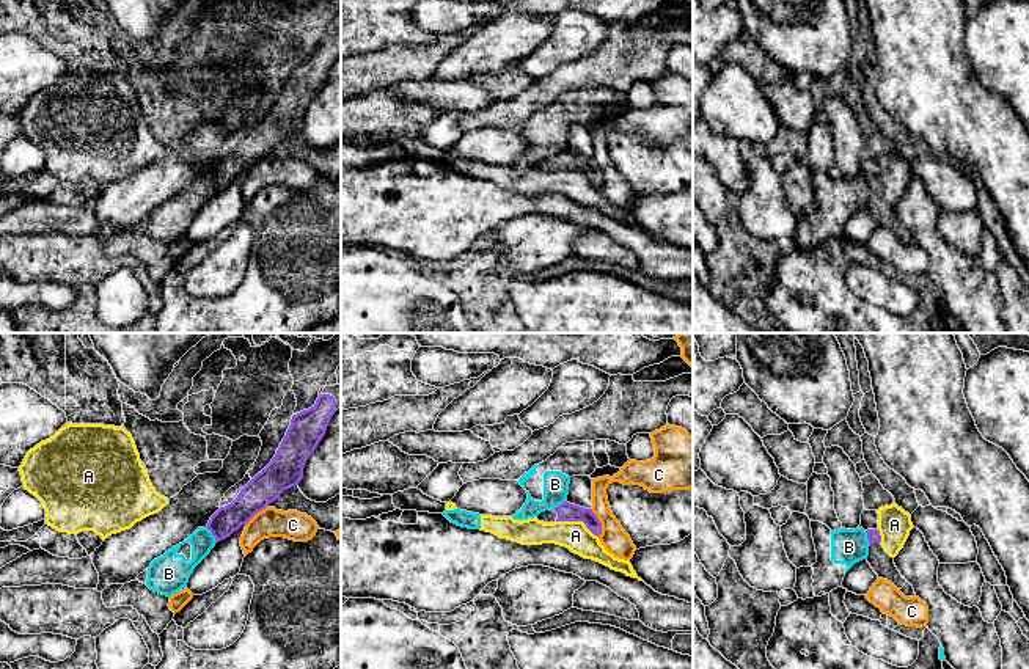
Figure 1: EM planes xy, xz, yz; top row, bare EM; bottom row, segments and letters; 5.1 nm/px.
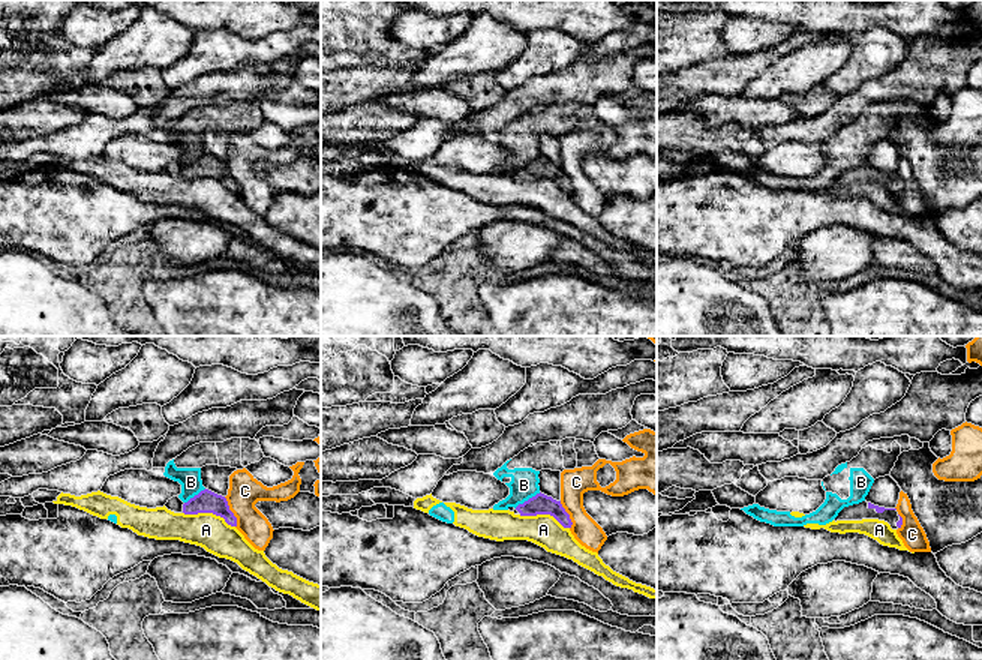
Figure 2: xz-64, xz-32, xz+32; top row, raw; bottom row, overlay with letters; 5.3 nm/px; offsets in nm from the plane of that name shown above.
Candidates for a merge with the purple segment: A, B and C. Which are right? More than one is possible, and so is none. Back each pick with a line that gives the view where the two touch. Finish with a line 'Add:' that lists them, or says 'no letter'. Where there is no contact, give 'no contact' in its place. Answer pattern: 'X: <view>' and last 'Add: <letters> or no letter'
Add: no letter

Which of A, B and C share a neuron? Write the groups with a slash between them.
A B / C

